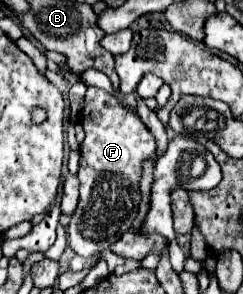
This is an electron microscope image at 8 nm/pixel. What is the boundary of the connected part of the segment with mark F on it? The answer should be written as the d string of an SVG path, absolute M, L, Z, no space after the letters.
M90 86L86 90L84 108L80 112L80 124L84 126L86 138L80 146L80 202L68 224L68 244L70 248L84 258L100 258L102 250L110 248L124 230L128 230L136 218L136 210L140 208L140 174L146 160L156 158L156 140L150 130L136 118L132 112L122 108L112 94L102 88Z

